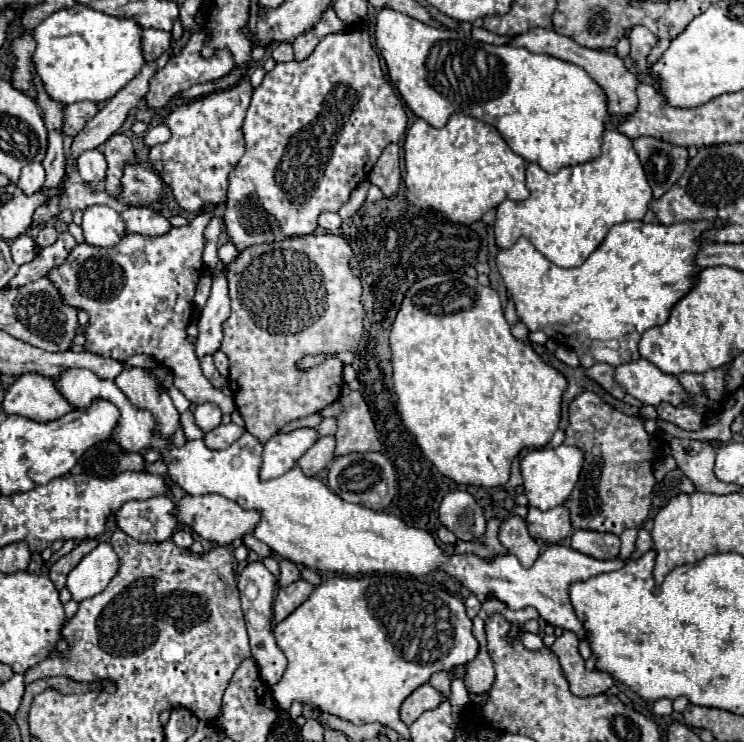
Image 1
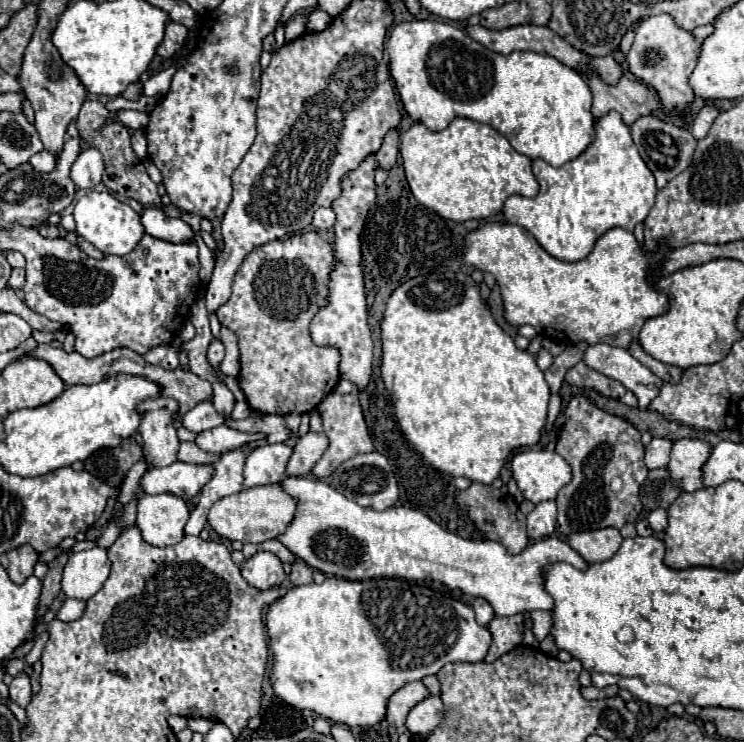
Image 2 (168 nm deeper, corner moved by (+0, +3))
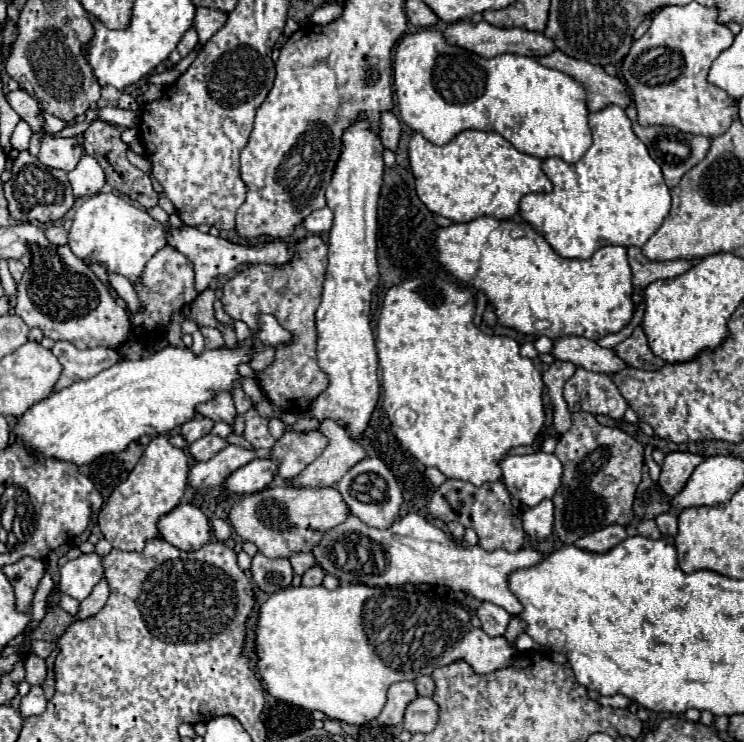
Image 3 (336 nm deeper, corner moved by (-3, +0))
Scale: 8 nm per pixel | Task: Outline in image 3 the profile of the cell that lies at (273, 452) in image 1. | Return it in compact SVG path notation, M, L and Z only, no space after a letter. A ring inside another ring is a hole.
M254 458L246 466L238 468L228 480L226 480L226 490L234 494L252 494L260 492L266 486L274 482L274 476L278 472L280 460L278 458Z

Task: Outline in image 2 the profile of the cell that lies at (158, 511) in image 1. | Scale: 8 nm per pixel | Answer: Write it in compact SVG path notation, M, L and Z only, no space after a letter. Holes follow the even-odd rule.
M173 493L145 495L137 505L137 527L143 539L155 547L167 547L181 541L187 521L189 507Z

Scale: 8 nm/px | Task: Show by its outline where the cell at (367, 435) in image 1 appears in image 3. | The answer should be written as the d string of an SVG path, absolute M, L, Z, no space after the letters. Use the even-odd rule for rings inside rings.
M322 420L318 432L328 438L328 448L298 478L290 480L294 486L334 486L354 464L358 464L366 456L364 444L360 440L354 440L350 432L336 420Z

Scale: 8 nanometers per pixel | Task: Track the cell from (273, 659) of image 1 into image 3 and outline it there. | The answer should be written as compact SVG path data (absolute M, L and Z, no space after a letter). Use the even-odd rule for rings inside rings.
M258 552L252 558L252 578L262 592L274 594L290 586L292 566L286 558L266 558Z

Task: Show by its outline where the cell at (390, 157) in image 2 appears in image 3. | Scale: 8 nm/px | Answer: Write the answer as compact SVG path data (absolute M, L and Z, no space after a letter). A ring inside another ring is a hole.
M384 112L382 114L382 122L380 122L380 140L382 146L386 150L396 152L398 142L400 142L400 122L392 112Z

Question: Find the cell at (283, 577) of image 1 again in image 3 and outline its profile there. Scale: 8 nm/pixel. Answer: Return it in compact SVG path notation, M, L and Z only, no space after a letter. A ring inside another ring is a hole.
M312 566L310 570L306 570L306 572L302 574L302 584L304 584L304 586L318 586L318 584L322 584L324 574L326 574L326 572L324 572L320 566Z

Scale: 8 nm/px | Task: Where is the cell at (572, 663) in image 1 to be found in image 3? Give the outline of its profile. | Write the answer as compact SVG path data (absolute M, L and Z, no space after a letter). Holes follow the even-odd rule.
M614 694L614 696L602 696L598 700L602 706L612 706L612 708L626 708L630 704L630 700L622 694Z

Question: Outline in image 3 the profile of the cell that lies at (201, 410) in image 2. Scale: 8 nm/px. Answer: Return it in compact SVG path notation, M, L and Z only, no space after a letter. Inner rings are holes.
M196 418L196 420L190 420L190 422L182 424L180 434L182 434L188 442L194 442L194 440L206 436L212 428L214 428L214 420L212 420L212 418L200 418L200 420Z

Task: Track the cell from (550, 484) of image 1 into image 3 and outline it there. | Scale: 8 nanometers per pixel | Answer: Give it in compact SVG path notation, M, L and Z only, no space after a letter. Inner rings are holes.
M512 454L502 462L504 484L516 500L526 506L536 506L552 498L562 482L562 462L554 454Z

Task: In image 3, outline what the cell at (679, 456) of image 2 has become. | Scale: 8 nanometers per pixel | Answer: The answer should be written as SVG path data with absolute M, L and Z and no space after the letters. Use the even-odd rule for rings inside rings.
M670 452L664 458L662 472L660 472L660 488L668 498L674 498L682 492L686 482L690 480L694 468L704 460L700 454L692 452Z

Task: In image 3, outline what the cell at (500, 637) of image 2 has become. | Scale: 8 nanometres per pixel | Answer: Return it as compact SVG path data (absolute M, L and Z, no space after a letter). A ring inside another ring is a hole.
M512 616L510 622L508 622L508 626L506 626L504 638L506 638L510 644L514 644L516 638L518 638L524 630L526 630L526 622L524 622L522 618L518 618L518 616Z

